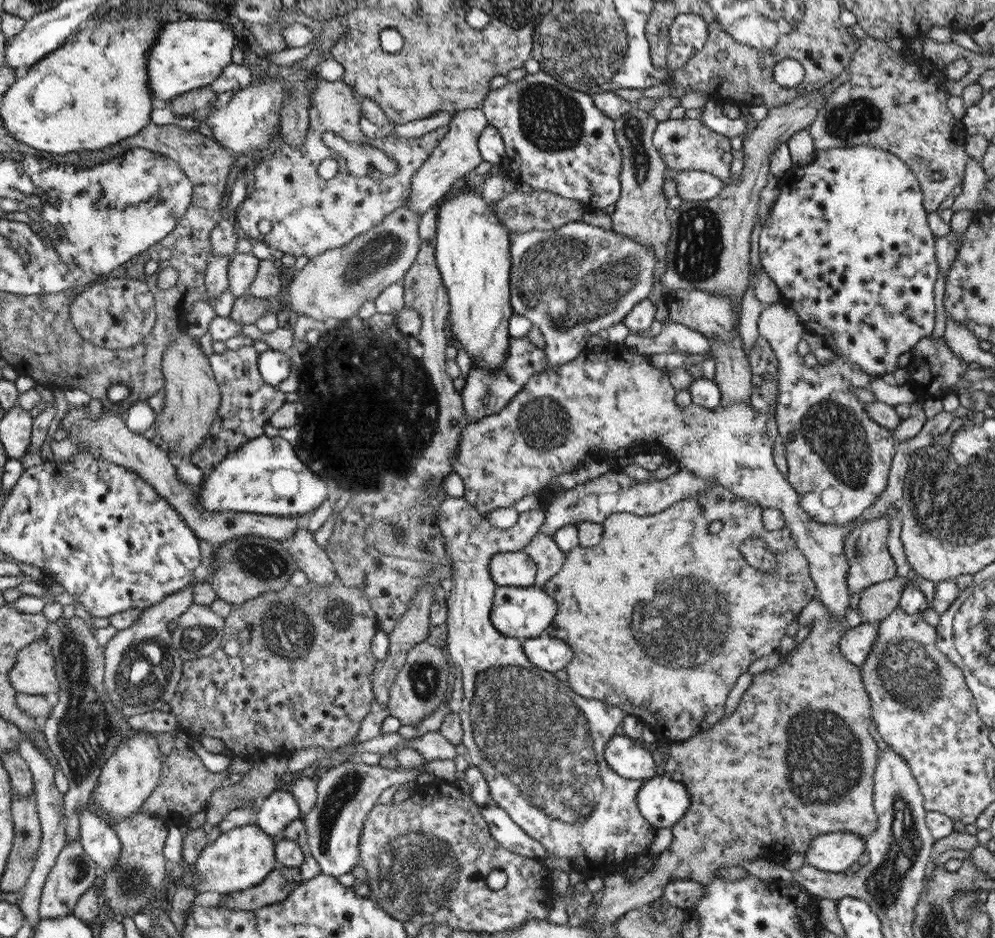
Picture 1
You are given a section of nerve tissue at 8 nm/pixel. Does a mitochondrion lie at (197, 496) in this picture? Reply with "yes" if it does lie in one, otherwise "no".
no

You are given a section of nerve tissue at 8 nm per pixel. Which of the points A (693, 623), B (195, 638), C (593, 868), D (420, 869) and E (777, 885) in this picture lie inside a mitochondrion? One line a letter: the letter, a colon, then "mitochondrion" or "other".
A: mitochondrion
B: mitochondrion
C: other
D: mitochondrion
E: other

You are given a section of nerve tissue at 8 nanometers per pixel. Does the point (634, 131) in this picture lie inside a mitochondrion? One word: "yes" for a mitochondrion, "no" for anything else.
yes

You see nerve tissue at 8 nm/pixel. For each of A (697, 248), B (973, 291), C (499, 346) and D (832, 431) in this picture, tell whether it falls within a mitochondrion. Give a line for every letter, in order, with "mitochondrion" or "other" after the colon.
A: mitochondrion
B: other
C: other
D: mitochondrion

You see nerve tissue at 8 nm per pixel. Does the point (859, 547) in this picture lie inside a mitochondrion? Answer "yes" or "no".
yes

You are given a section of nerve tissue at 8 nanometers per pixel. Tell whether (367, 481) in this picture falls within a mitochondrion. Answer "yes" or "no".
no

